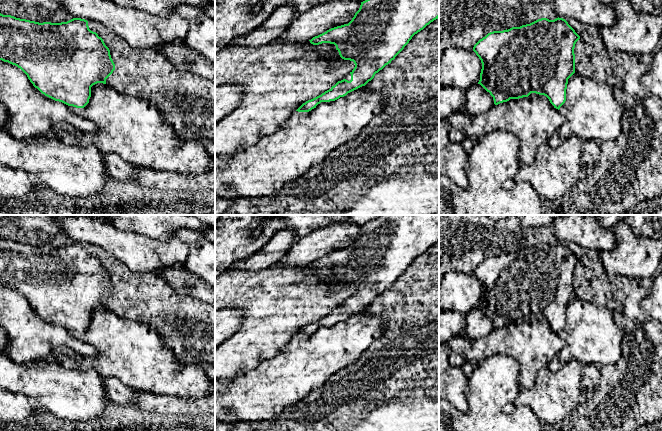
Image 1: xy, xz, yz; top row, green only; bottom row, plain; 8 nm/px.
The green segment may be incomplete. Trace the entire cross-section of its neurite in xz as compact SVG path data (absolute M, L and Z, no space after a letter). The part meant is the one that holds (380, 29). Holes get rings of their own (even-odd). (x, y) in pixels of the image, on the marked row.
M365 0L361 2L359 10L355 13L354 17L348 24L331 28L309 40L313 45L319 45L322 43L334 44L342 59L353 61L355 67L350 72L351 80L348 81L343 79L338 81L329 90L303 103L296 111L309 112L316 108L316 106L321 102L335 101L340 97L344 97L348 93L365 86L374 78L376 73L395 59L415 34L423 30L427 25L438 18L439 0Z

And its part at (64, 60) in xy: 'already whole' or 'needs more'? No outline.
already whole

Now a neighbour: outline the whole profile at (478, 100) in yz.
M474 84L466 90L464 111L472 117L489 111L494 105L493 97L480 84Z

